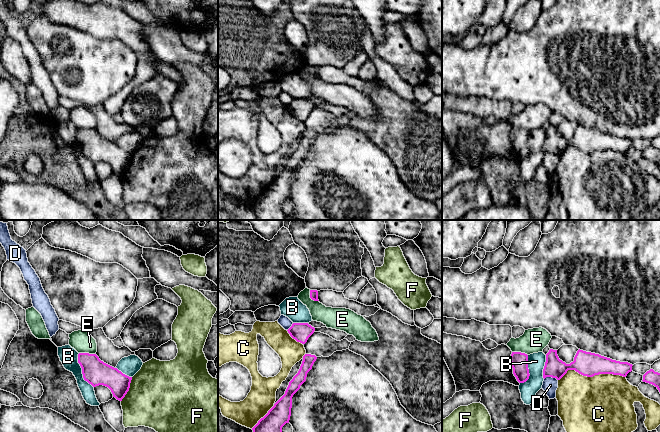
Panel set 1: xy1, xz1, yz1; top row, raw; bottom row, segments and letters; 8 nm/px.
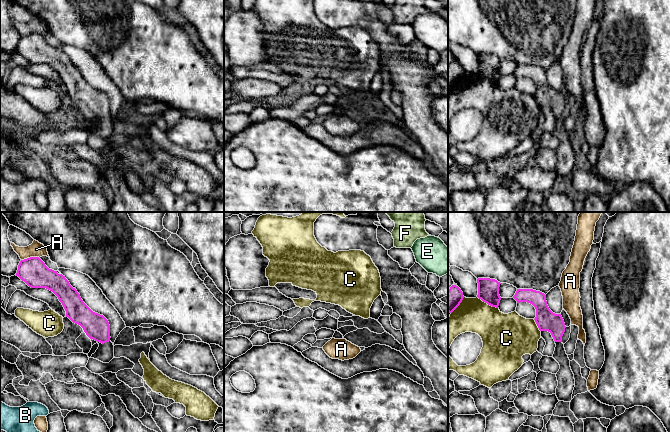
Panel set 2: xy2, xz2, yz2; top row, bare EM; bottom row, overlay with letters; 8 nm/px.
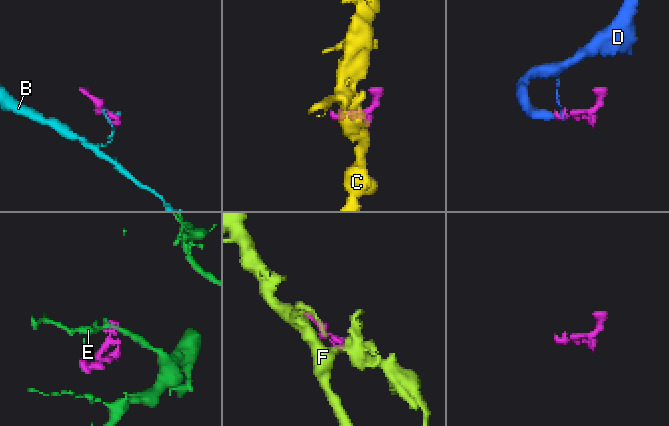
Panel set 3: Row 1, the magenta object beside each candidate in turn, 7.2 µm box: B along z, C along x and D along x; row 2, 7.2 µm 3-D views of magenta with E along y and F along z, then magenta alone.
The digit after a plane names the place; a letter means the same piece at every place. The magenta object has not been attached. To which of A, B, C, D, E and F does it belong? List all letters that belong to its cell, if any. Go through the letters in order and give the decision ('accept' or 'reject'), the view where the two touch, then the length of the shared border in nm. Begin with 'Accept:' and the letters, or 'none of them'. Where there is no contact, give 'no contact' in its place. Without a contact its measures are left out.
Accept: none of them
A: reject; contact in xy2; length 150 nm
B: reject; contact in xy1; length 300 nm
C: reject; contact in yz1; length 550 nm
D: reject; contact in yz1; length 110 nm
E: reject; contact in xy1; length 140 nm
F: reject; contact in xy1; length 220 nm

